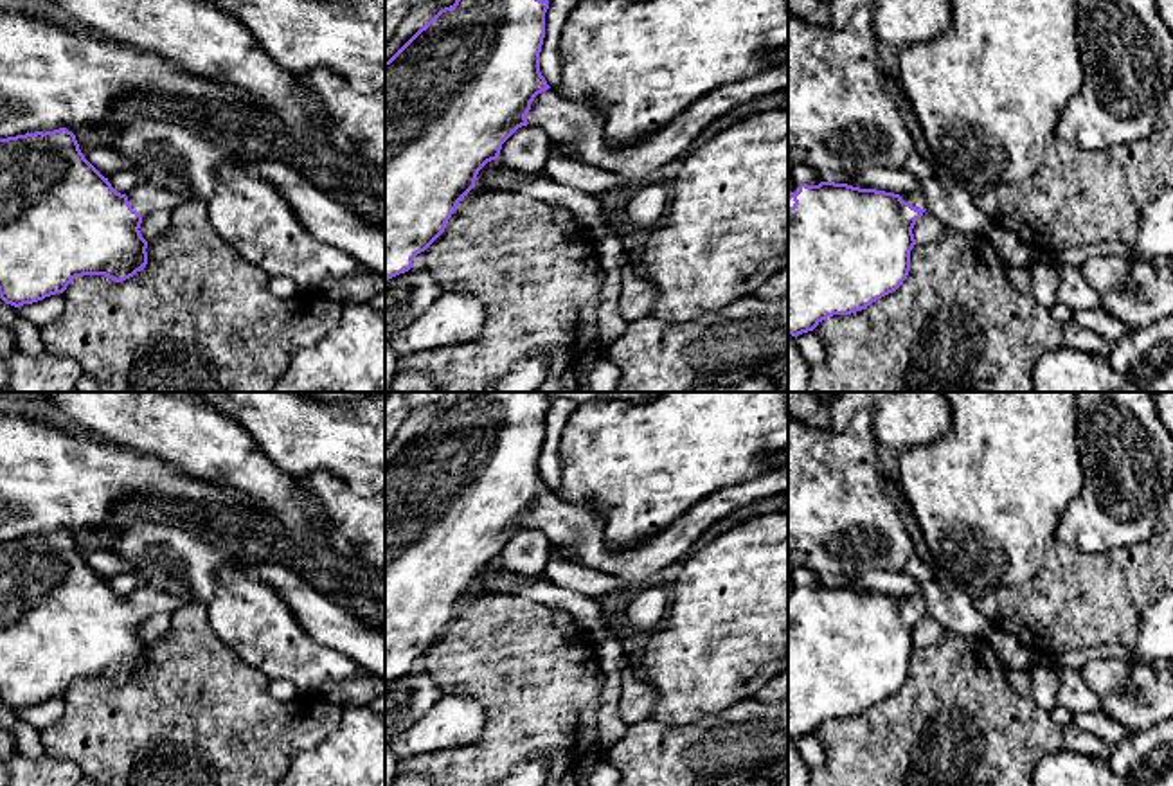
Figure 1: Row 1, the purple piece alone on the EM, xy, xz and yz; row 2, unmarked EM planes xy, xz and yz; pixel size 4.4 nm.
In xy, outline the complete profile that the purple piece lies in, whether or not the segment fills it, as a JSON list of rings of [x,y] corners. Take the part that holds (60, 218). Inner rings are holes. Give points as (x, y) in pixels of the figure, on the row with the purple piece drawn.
[[[59,128],[54,131],[36,131],[16,137],[0,138],[0,299],[5,304],[20,308],[23,304],[32,304],[43,300],[45,297],[63,293],[67,286],[83,275],[104,275],[115,282],[122,282],[133,277],[137,272],[146,268],[148,264],[148,241],[140,234],[142,219],[157,210],[157,209],[175,209],[180,201],[187,200],[187,196],[180,196],[153,185],[151,182],[140,178],[137,185],[128,192],[117,192],[108,178],[104,178],[81,153],[76,135],[67,128]]]

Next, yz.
[[[847,183],[788,187],[788,333],[813,331],[833,315],[851,315],[896,291],[909,275],[912,228],[927,210],[921,192],[903,194]]]

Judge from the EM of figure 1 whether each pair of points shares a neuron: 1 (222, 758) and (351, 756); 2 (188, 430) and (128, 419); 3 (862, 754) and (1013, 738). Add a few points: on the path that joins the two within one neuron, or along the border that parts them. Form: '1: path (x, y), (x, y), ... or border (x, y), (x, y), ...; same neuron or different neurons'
1: border (331, 731), (312, 749), (303, 750), (288, 767); different neurons
2: path (173, 428), (143, 419); same neuron
3: path (900, 740), (938, 707), (956, 702), (976, 714); same neuron

